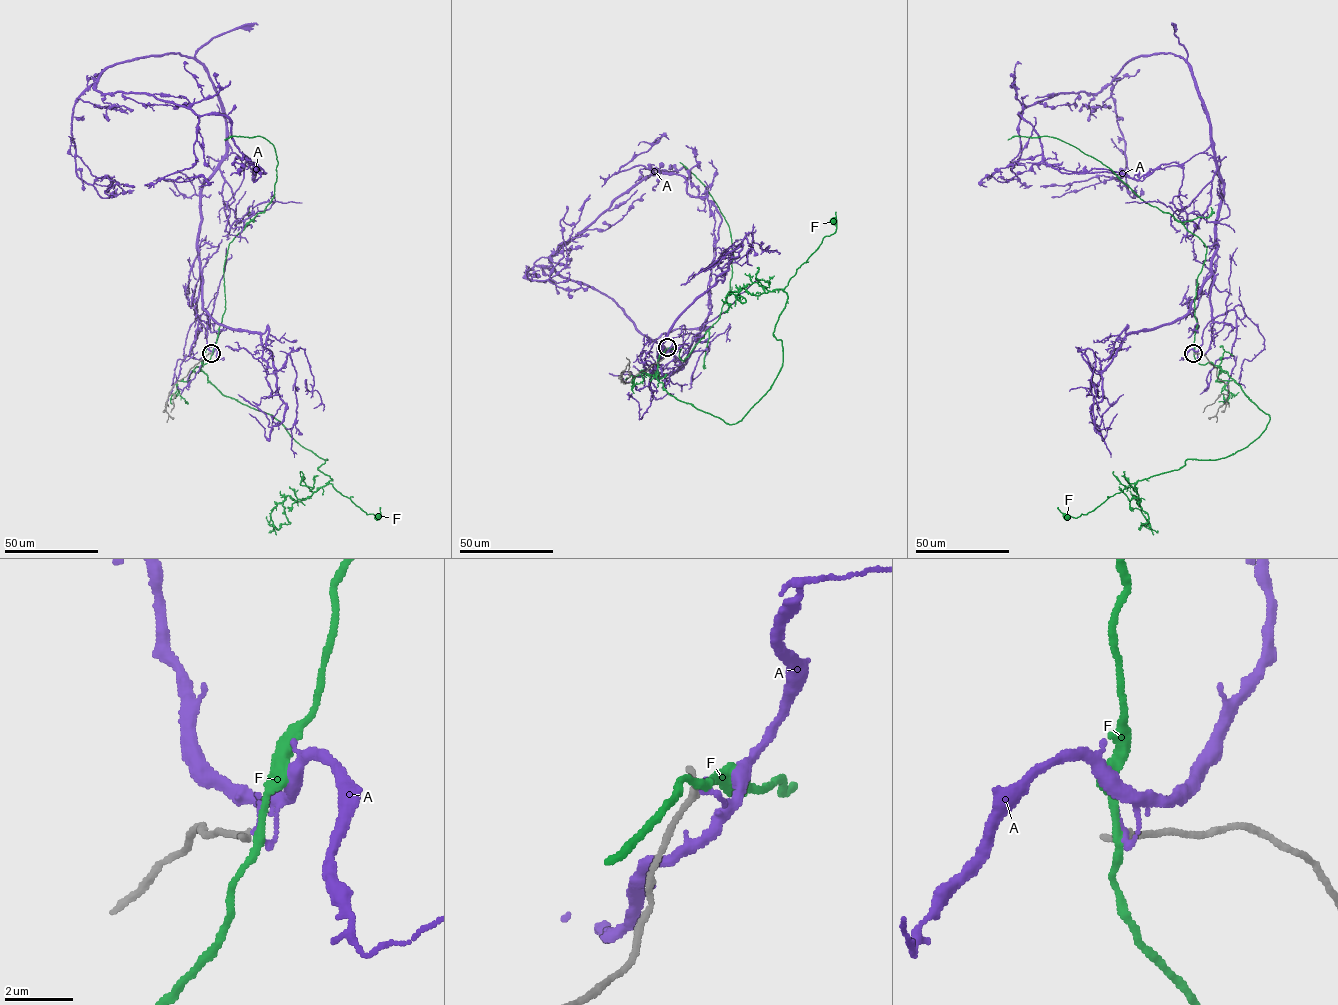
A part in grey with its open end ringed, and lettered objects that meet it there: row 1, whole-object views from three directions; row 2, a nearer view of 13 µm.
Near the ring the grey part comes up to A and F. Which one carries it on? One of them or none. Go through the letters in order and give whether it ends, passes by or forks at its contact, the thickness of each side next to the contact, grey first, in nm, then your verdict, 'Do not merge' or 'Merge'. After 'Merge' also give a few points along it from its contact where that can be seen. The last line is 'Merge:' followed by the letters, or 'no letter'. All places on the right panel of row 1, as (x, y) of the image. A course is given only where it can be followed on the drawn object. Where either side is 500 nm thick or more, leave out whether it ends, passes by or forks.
A: It ends there. Thickness 240 nm (grey) against 190 nm. Do not merge
F: It passes by. Thickness 240 nm (grey) against 220 nm. Do not merge
Merge: no letter

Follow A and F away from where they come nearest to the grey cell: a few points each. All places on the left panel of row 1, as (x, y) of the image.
A: (212, 353), (196, 312), (198, 232), (226, 126), (192, 58), (108, 67), (74, 105), (77, 175), (135, 186)
F: (212, 353), (200, 370), (223, 394), (274, 417), (327, 460), (317, 469), (332, 479), (328, 483), (376, 516)

